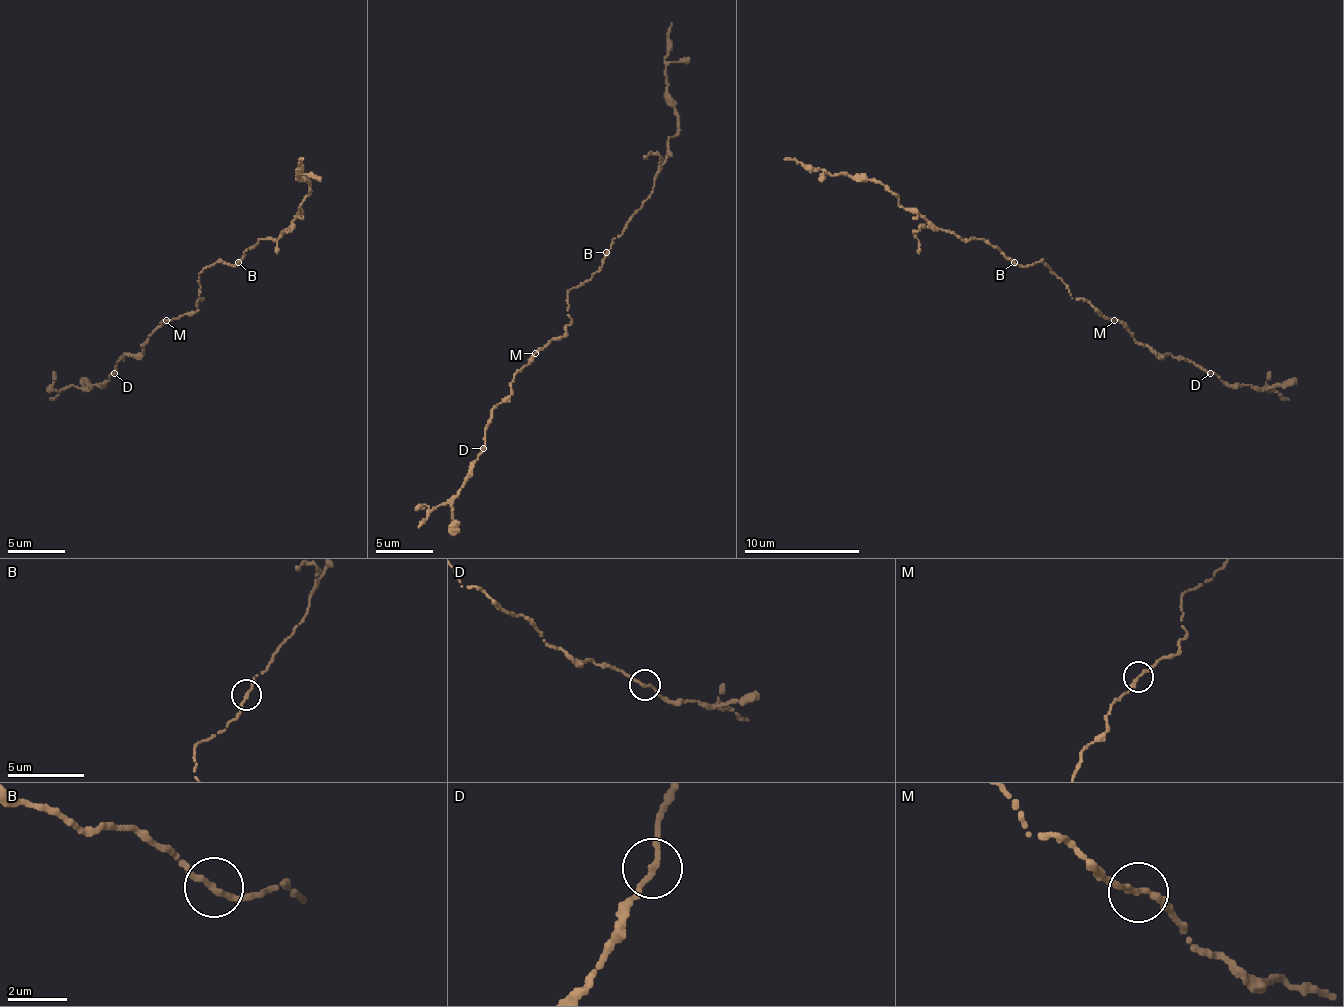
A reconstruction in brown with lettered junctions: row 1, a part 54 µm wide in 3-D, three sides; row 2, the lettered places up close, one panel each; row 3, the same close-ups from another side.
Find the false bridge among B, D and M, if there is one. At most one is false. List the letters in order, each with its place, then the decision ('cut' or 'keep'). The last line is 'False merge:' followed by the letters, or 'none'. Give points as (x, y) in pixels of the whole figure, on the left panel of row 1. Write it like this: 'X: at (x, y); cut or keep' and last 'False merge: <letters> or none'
B: at (238, 262); keep
D: at (114, 373); keep
M: at (166, 320); keep
False merge: none

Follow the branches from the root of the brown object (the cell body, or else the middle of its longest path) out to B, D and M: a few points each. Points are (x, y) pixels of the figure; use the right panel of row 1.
B: (1054, 271), (1045, 263), (1031, 265), (1013, 263)
D: (1054, 271), (1071, 297), (1086, 300), (1100, 315), (1117, 320), (1141, 344), (1161, 355), (1187, 358), (1210, 373)
M: (1054, 271), (1071, 297), (1086, 300), (1100, 315), (1114, 320)

